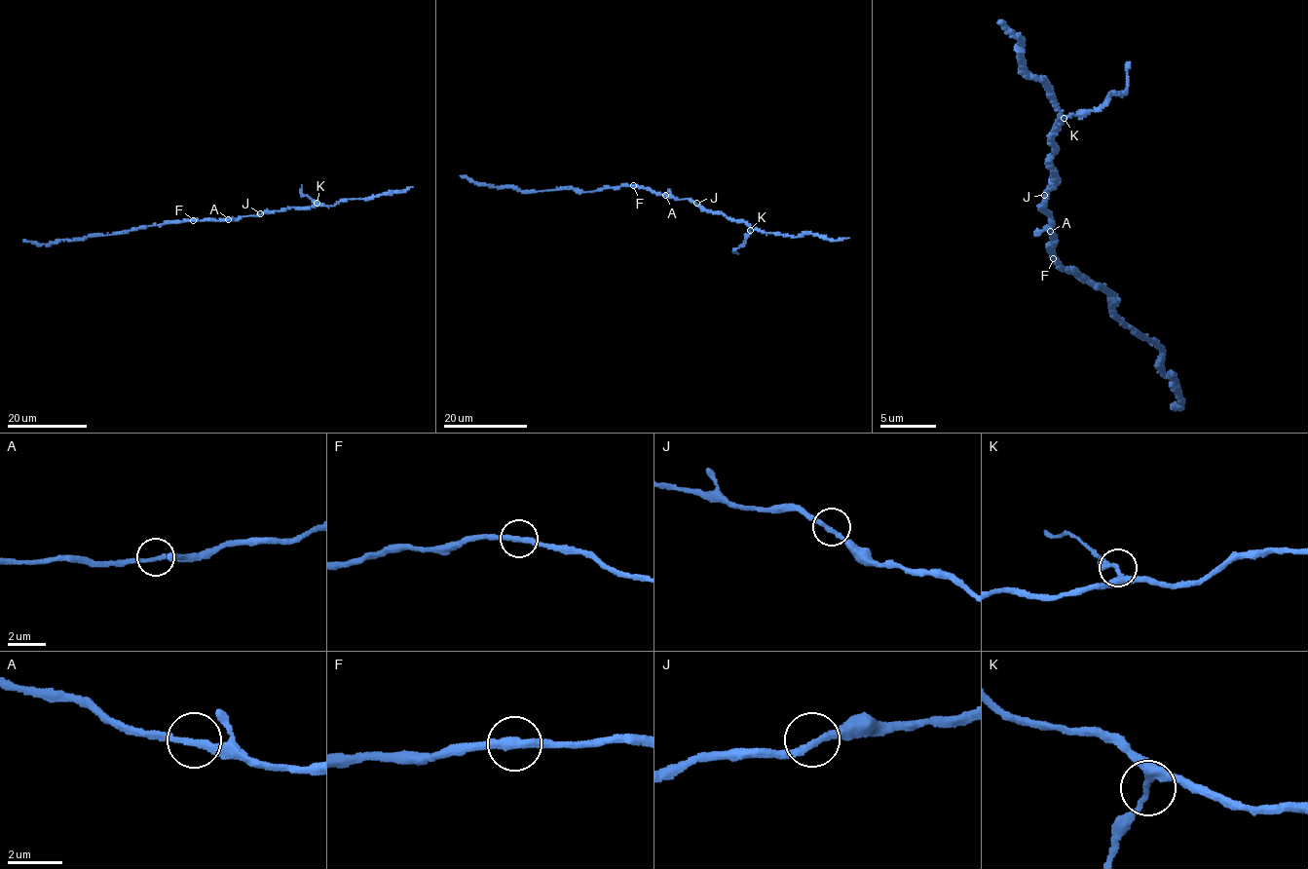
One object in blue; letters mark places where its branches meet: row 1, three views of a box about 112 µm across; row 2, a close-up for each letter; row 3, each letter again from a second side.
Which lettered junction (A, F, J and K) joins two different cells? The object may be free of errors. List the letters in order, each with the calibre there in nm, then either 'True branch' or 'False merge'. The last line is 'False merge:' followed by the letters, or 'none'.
A: Thickness 240 nm. True branch
F: Thickness 300 nm. True branch
J: Thickness 240 nm. True branch
K: Thickness 200 nm. True branch
False merge: none

